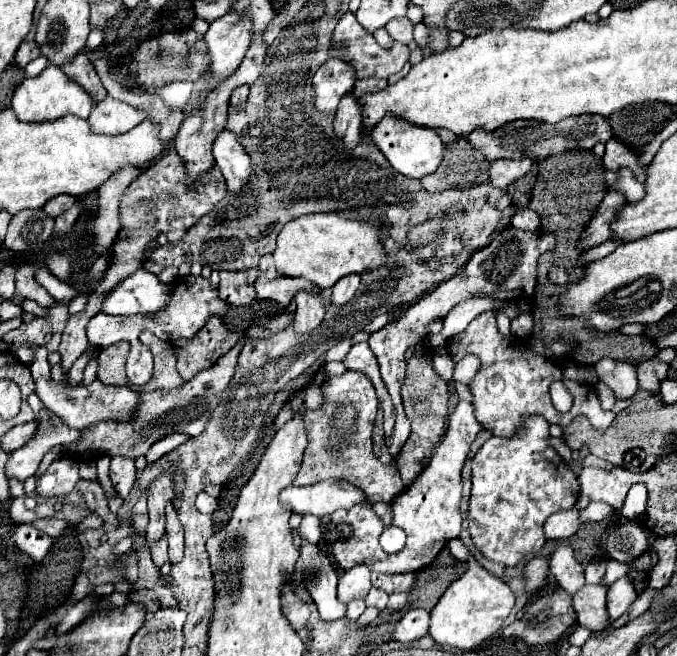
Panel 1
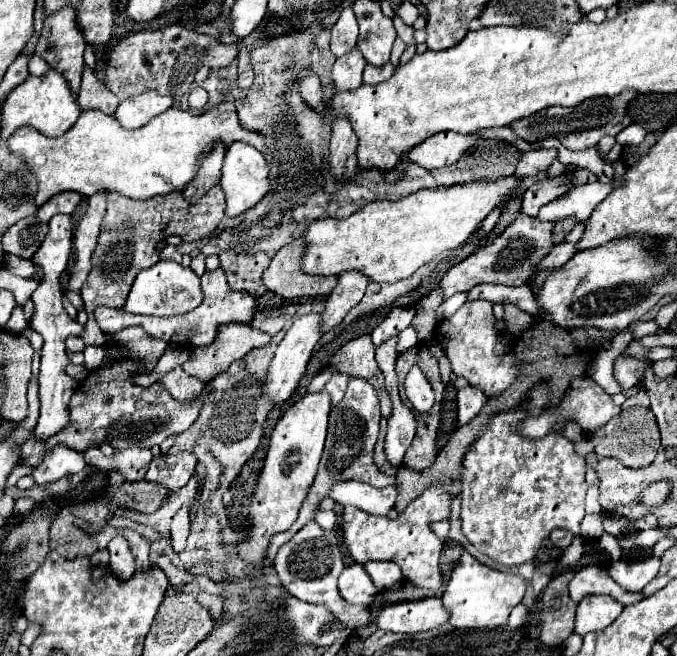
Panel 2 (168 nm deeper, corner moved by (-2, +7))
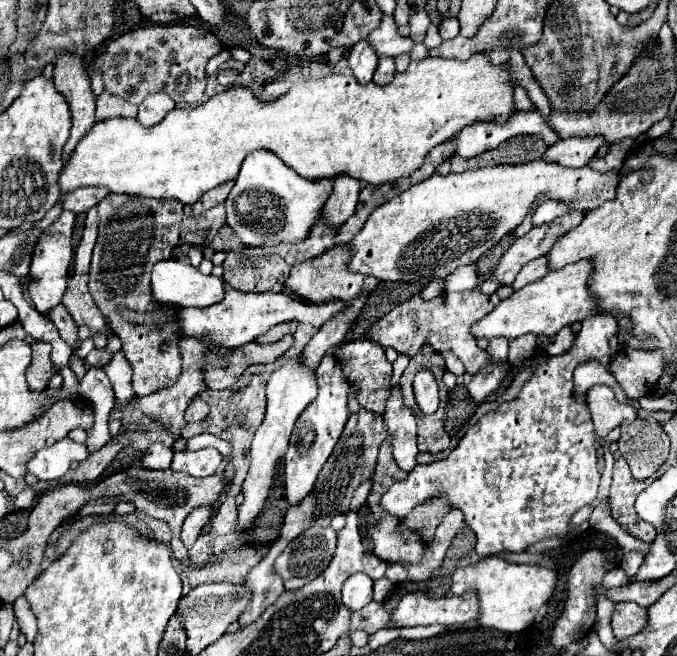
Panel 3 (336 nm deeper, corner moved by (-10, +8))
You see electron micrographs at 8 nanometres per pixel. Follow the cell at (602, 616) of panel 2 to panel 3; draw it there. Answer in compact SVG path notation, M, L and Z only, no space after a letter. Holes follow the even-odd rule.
M628 602L616 604L614 616L612 616L612 628L614 628L614 636L618 640L634 636L636 632L642 632L646 624L648 624L646 608L638 606L638 604L628 604Z

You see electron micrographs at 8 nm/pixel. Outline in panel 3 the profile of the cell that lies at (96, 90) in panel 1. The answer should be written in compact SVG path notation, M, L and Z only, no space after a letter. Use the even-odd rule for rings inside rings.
M102 92L102 96L96 98L96 120L108 120L114 116L124 118L136 118L138 106L128 104L126 100L120 100L118 96L112 96L110 92Z

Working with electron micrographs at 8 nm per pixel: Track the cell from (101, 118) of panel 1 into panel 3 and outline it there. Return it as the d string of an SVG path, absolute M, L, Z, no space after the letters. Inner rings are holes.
M156 92L152 96L146 96L146 100L138 106L136 120L142 126L156 126L164 120L164 116L174 108L174 100L170 96L164 96L164 92Z

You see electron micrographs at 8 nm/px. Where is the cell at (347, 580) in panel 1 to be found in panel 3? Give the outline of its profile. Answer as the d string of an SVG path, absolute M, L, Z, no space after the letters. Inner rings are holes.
M352 574L342 586L342 602L354 612L372 602L372 578L364 574Z

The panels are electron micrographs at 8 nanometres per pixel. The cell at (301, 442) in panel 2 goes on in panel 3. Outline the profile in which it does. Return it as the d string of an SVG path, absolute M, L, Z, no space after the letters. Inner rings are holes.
M324 356L318 370L316 370L316 382L318 382L318 396L312 404L306 406L306 410L298 416L292 438L290 438L290 448L284 456L284 480L286 480L286 498L288 504L298 504L308 492L312 490L318 472L322 470L324 462L332 454L344 424L348 422L348 390L350 382L344 376L340 362L334 356Z

